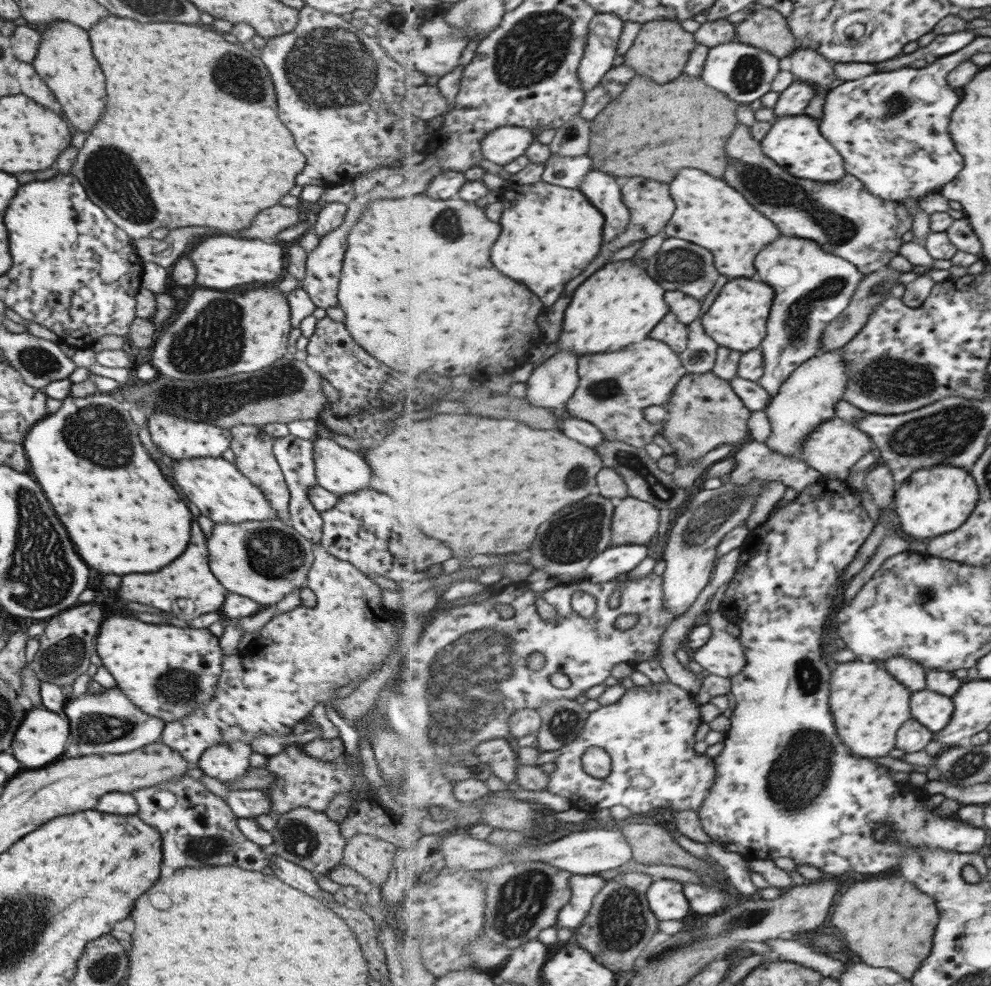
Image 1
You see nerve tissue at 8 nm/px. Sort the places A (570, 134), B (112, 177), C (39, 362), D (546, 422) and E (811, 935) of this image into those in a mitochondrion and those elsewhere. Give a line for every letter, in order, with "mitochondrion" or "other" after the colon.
A: other
B: mitochondrion
C: mitochondrion
D: other
E: other

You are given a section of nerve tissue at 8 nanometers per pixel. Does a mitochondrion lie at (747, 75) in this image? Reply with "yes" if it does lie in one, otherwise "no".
yes

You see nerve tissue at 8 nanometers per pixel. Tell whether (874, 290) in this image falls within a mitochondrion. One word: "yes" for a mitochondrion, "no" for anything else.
yes

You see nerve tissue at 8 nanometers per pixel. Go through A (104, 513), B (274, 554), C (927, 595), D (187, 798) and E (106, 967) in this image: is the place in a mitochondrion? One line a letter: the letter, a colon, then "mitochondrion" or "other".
A: other
B: mitochondrion
C: other
D: other
E: mitochondrion

